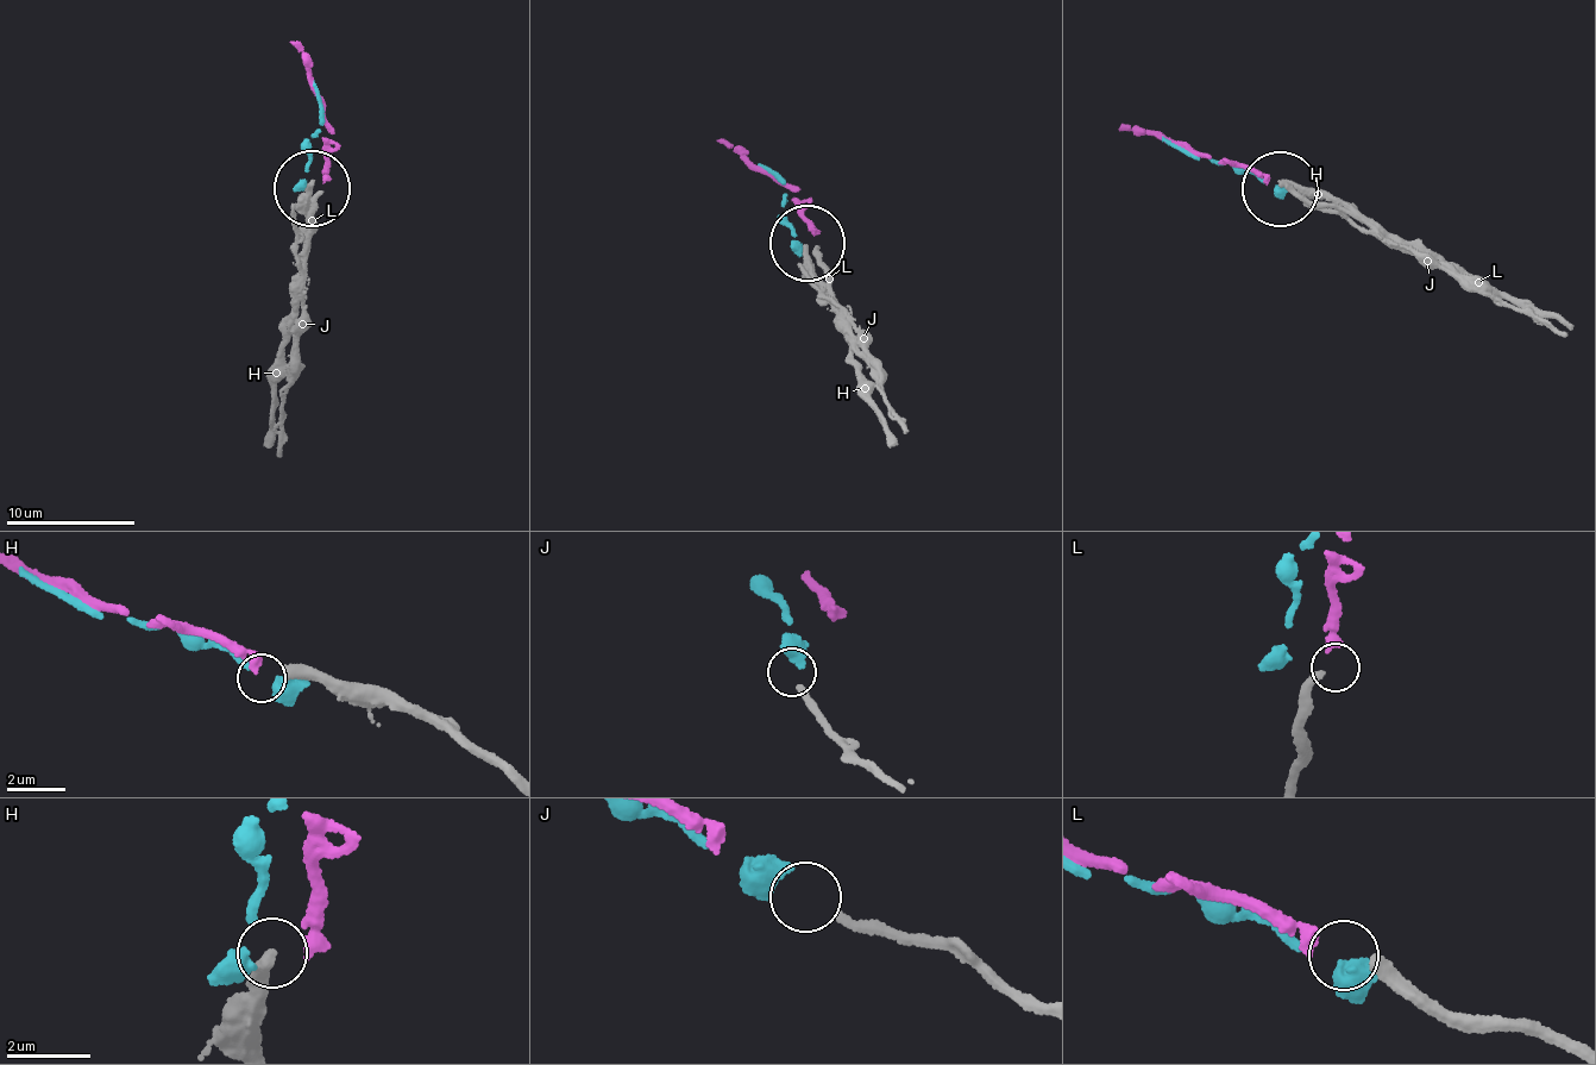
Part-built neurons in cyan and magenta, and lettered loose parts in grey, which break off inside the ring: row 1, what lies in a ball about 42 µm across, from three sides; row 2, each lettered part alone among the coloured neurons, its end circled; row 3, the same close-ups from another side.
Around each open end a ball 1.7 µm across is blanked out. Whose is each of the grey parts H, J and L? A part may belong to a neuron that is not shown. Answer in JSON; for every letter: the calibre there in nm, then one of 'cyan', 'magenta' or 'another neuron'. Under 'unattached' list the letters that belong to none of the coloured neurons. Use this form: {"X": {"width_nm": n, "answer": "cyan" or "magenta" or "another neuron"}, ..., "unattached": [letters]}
{"H": {"width_nm": 360, "answer": "another neuron"}, "J": {"width_nm": 220, "answer": "cyan"}, "L": {"width_nm": 340, "answer": "magenta"}, "unattached": ["H"]}

